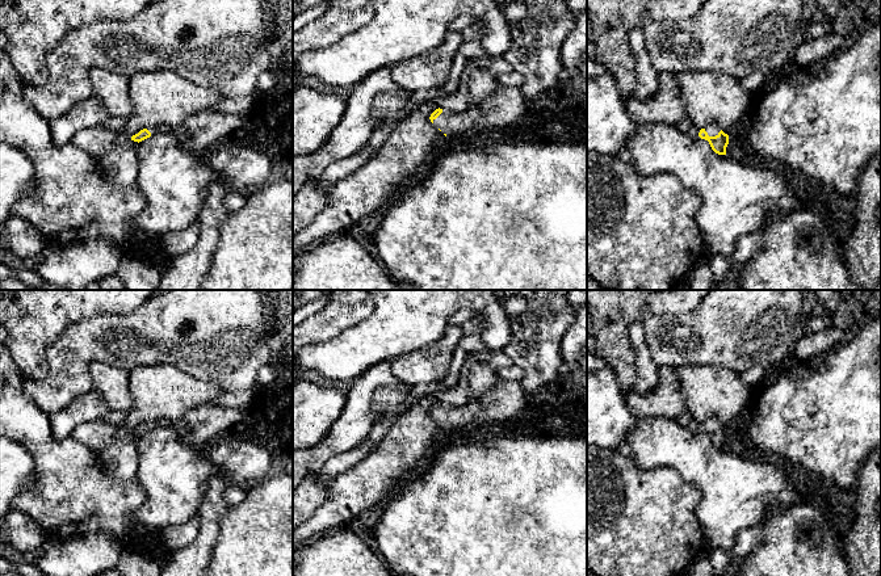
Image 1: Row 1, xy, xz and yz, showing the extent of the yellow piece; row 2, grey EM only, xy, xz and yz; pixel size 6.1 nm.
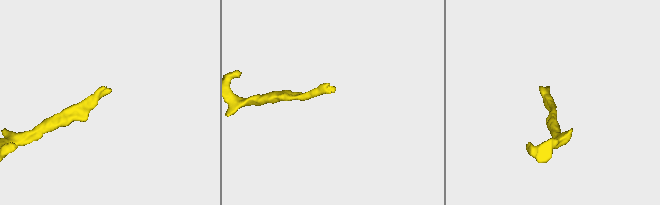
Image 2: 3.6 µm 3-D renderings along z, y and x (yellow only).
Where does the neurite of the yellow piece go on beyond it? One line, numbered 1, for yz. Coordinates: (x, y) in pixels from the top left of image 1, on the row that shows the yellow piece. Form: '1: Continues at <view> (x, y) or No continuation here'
1: Continues at yz (712, 129)

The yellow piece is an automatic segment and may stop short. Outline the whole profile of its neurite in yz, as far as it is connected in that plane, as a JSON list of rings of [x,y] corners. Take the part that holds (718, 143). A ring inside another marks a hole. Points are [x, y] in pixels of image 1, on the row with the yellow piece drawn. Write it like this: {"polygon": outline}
{"polygon": [[[709,123],[700,130],[698,136],[709,142],[712,150],[718,155],[726,155],[729,135],[725,134],[716,123]]]}

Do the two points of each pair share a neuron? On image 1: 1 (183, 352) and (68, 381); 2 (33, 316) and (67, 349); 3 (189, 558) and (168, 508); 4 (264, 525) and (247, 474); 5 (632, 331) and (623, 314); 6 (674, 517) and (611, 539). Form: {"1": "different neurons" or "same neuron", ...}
{"1": "same neuron", "2": "different neurons", "3": "different neurons", "4": "different neurons", "5": "different neurons", "6": "same neuron"}

